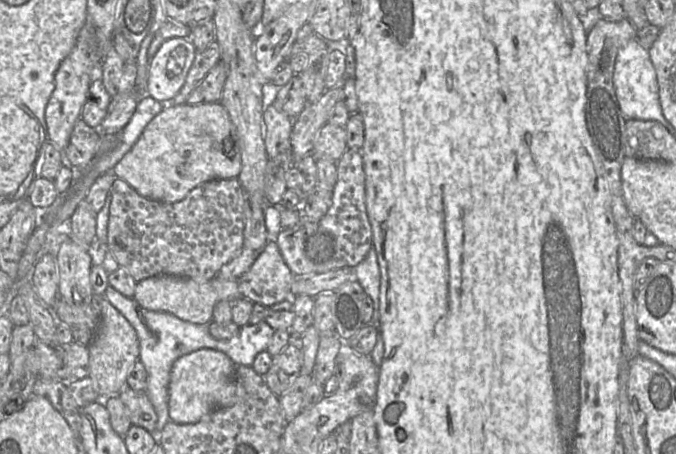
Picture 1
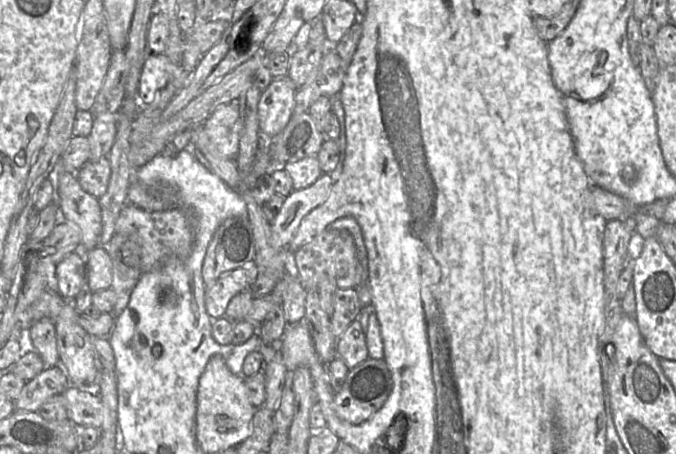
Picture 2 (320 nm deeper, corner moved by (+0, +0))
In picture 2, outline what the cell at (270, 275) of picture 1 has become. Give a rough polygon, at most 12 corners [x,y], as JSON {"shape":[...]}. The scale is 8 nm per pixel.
{"shape":[[254,264],[220,276],[205,289],[212,319],[225,317],[230,300],[249,289]]}

